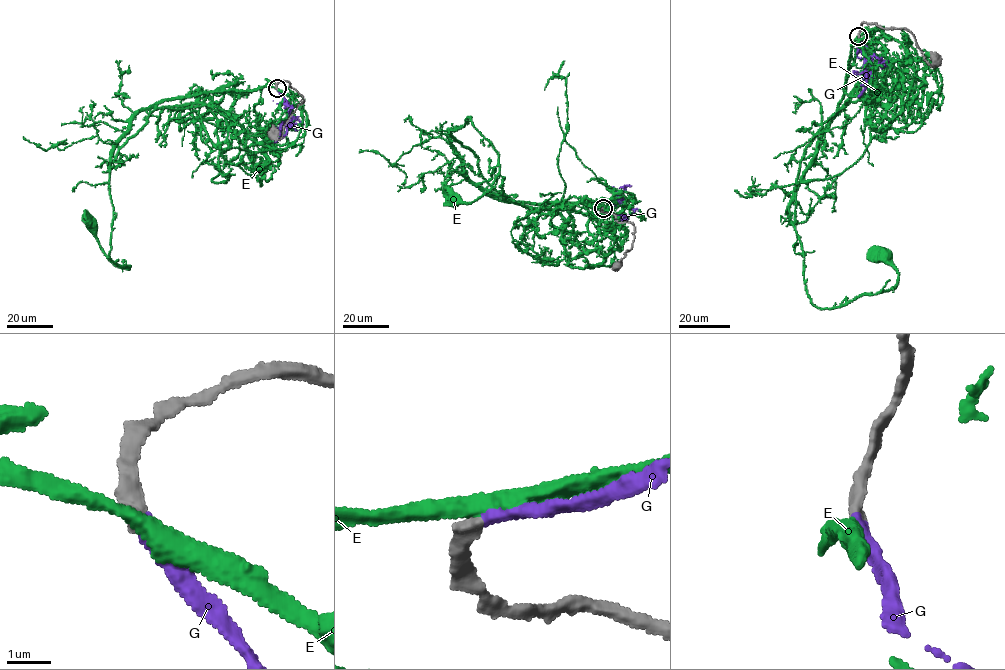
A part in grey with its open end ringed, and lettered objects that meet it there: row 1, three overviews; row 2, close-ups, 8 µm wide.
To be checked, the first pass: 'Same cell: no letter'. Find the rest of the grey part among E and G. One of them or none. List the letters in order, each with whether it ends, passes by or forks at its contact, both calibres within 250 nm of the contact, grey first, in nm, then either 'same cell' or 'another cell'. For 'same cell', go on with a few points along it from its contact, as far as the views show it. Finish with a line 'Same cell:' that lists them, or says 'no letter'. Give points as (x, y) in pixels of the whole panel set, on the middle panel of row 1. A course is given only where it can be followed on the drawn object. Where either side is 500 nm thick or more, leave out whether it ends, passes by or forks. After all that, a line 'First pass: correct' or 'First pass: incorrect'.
E: it passes by; 360 nm thick on the grey side, 380 nm on the other; another cell
G: it ends there; 360 nm thick on the grey side, 300 nm on the other; same cell; it runs (602, 208), (622, 201), (634, 211), (625, 215), (617, 214), (625, 220)
Same cell: G
First pass: incorrect

